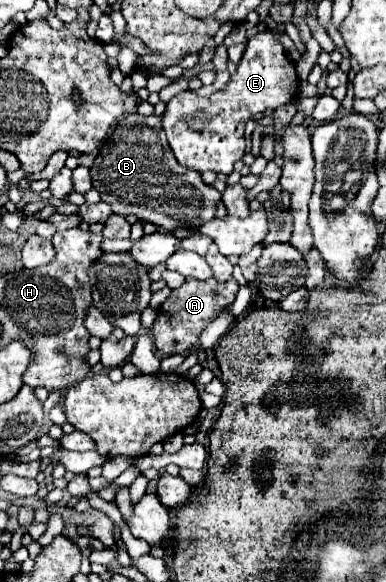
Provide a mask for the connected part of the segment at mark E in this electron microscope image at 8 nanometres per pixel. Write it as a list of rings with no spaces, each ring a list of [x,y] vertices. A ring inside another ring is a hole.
[[[265,30],[265,32],[255,34],[249,40],[249,46],[247,46],[235,74],[219,92],[211,94],[209,98],[199,98],[193,92],[187,92],[183,96],[175,94],[167,102],[167,108],[163,112],[163,130],[167,134],[169,146],[179,164],[193,168],[197,172],[213,170],[217,174],[231,174],[235,162],[241,160],[241,156],[245,154],[247,120],[253,116],[261,116],[267,108],[275,110],[277,106],[283,106],[297,96],[295,92],[297,92],[299,82],[295,82],[295,66],[291,66],[291,62],[287,62],[285,50],[283,50],[281,42],[275,40],[275,36],[277,36],[275,30]],[[181,100],[185,104],[191,100],[197,100],[197,110],[191,110],[185,114],[191,116],[195,126],[207,124],[209,130],[181,130]],[[201,100],[205,100],[203,108],[199,108]]]

